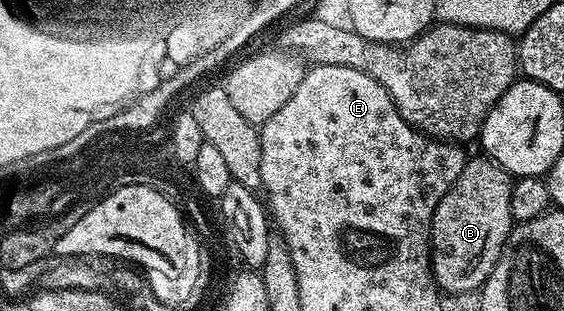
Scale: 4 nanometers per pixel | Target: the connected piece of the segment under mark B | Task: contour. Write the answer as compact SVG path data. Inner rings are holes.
M478 156L464 164L457 183L437 203L431 216L429 260L435 284L444 294L474 294L499 261L499 252L513 228L509 211L513 178L494 161Z

